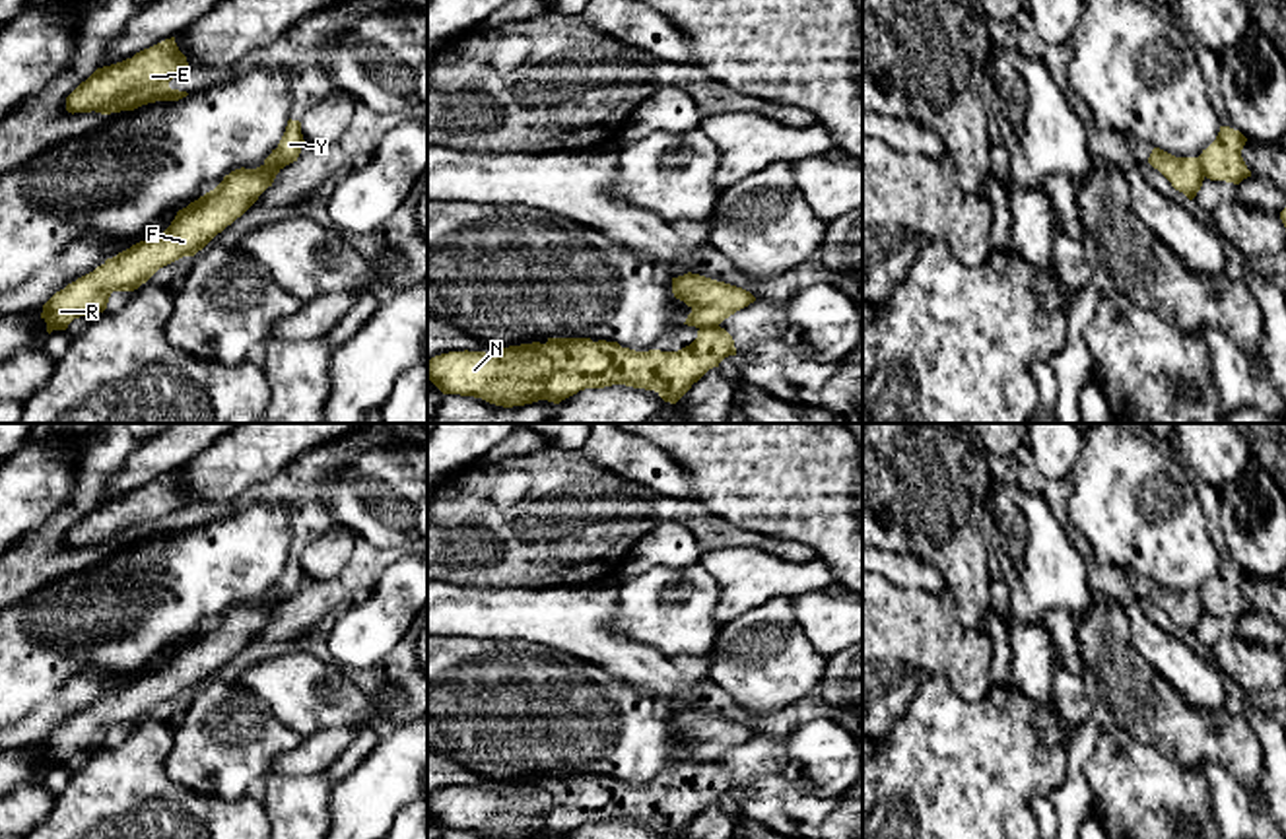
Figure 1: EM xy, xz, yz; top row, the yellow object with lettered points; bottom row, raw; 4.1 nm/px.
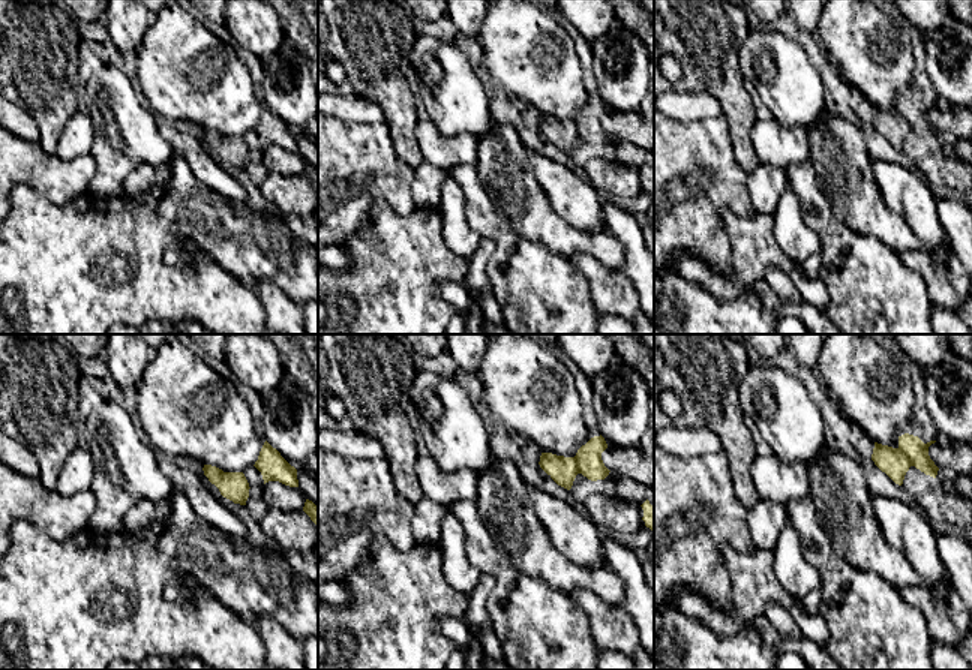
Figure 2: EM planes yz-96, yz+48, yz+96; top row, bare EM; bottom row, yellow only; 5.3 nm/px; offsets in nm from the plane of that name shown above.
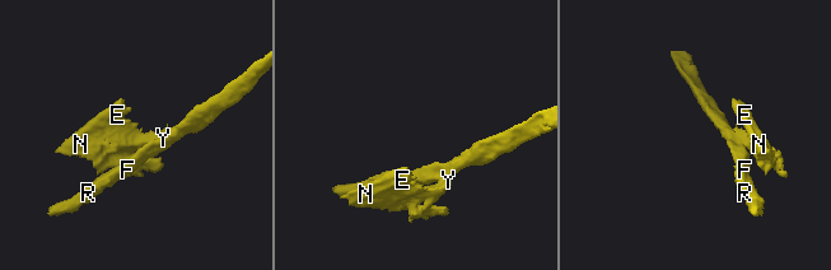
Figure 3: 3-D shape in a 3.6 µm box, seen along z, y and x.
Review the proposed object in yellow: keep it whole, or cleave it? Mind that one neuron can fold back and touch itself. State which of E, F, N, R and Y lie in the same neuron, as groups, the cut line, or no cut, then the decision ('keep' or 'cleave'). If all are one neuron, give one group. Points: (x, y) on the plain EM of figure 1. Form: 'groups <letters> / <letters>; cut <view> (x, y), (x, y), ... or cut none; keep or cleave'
groups E N Y / F R; cut xz (717, 760), (700, 764); cleave

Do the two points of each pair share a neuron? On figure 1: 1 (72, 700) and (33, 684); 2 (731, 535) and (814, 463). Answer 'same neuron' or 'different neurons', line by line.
1: different neurons
2: different neurons

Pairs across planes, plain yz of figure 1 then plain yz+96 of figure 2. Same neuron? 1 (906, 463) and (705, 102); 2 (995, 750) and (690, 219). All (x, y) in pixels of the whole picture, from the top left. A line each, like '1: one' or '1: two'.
1: two
2: two

